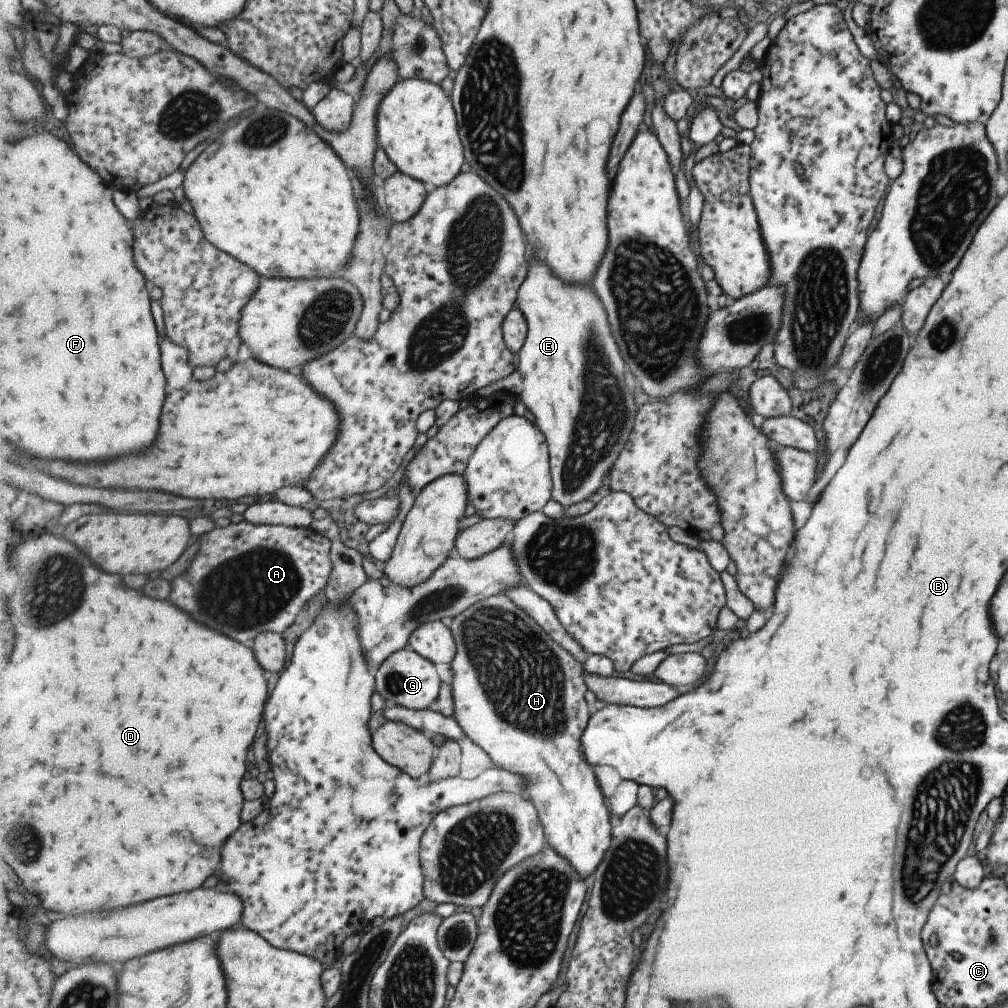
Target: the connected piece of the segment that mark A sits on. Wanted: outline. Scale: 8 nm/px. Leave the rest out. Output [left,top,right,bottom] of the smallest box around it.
[171,521,333,645]

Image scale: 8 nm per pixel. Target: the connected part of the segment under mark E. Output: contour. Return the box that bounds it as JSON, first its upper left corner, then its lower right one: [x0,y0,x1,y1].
[477,258,639,510]

